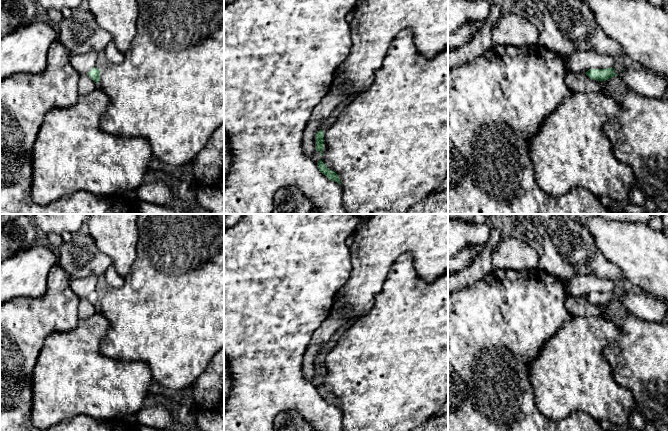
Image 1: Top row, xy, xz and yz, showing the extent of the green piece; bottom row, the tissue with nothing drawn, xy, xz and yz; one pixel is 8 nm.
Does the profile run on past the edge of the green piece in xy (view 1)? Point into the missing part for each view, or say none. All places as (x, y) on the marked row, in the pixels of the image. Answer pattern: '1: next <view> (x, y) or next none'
1: next none

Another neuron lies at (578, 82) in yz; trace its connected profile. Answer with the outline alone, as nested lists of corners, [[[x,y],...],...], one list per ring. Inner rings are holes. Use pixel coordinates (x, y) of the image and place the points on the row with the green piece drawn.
[[[572,71],[565,77],[565,84],[574,93],[606,92],[608,81],[609,79],[605,81],[593,80],[585,73],[575,73]]]

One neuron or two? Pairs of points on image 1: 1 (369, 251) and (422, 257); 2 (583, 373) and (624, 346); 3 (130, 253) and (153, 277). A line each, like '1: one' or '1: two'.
1: one
2: two
3: two

